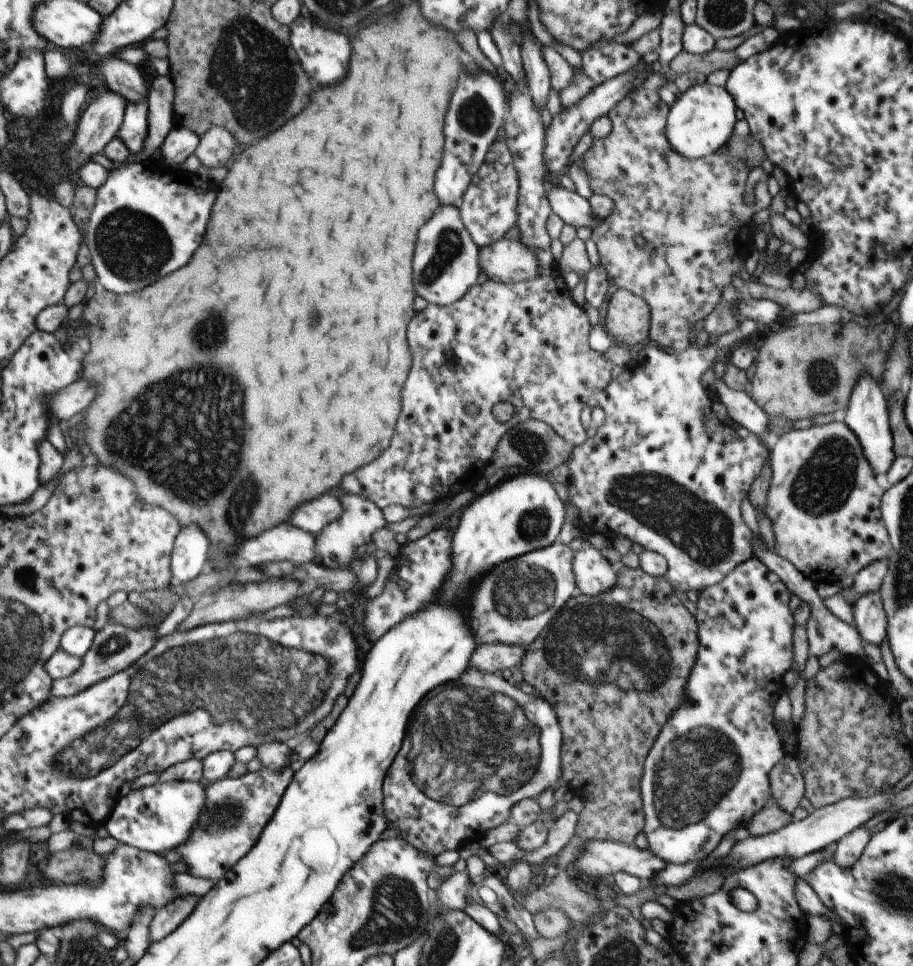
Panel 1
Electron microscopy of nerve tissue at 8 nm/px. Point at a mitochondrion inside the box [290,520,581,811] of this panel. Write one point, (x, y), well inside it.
(526, 591)

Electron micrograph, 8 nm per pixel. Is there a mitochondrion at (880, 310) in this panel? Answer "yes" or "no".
no

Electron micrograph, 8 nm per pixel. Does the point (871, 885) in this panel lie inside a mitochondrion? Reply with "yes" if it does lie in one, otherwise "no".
yes

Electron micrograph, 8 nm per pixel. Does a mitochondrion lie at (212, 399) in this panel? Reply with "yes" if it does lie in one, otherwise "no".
yes

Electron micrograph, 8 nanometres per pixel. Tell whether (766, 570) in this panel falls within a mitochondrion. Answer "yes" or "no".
no

